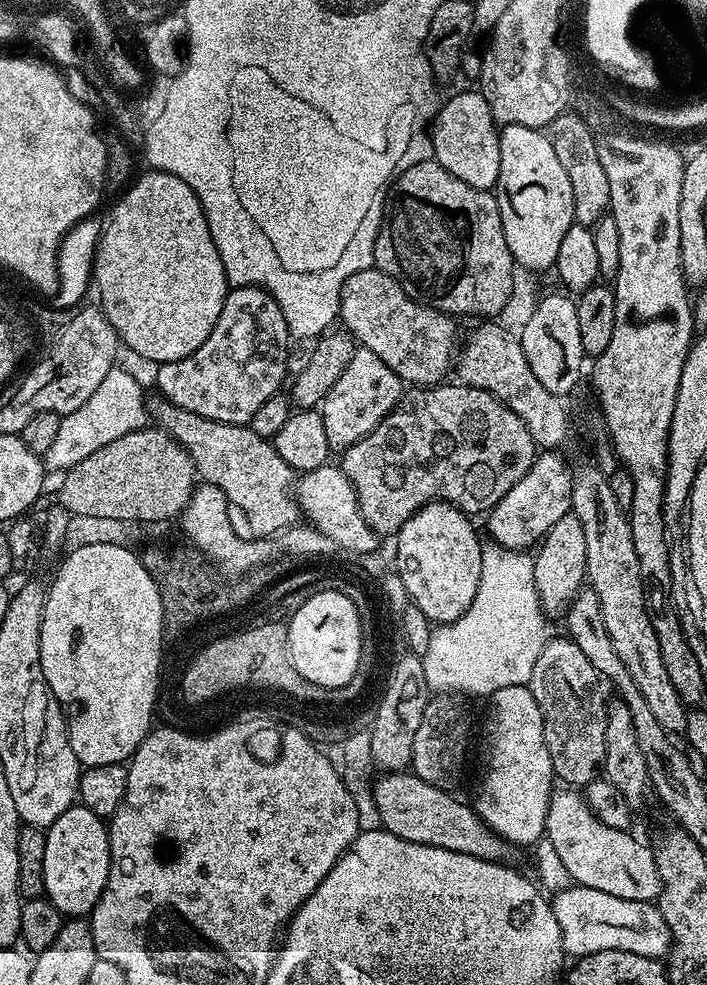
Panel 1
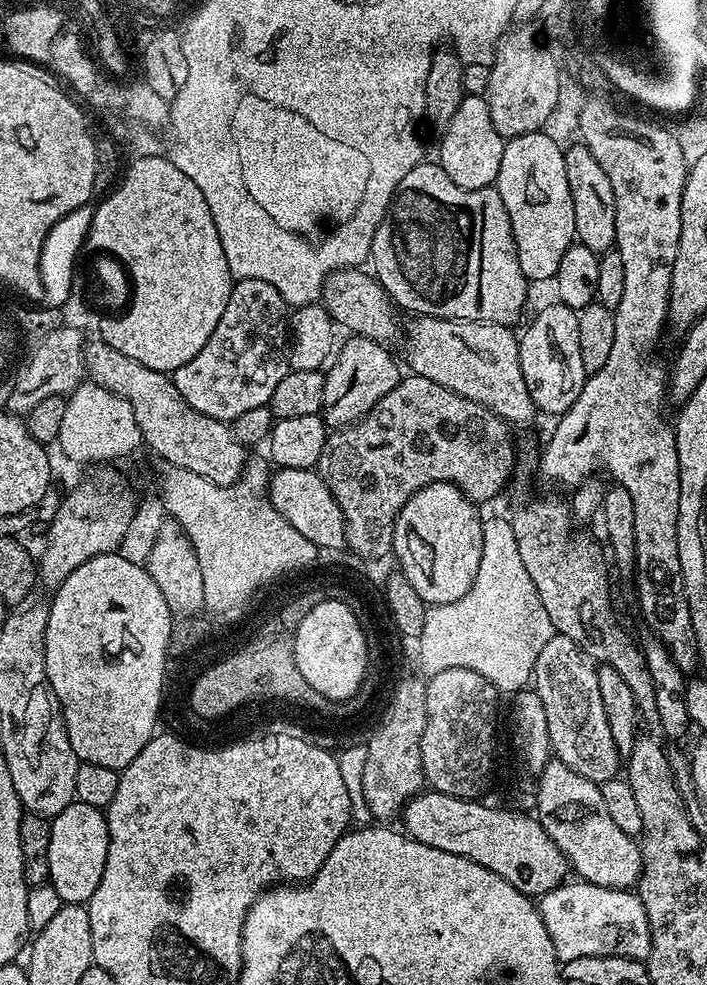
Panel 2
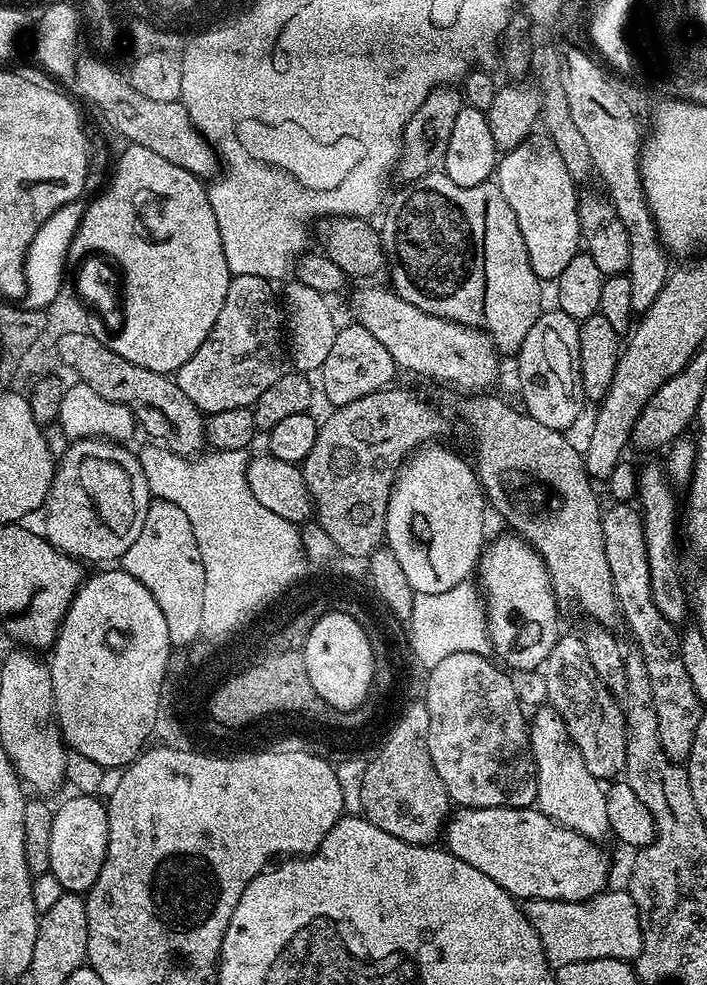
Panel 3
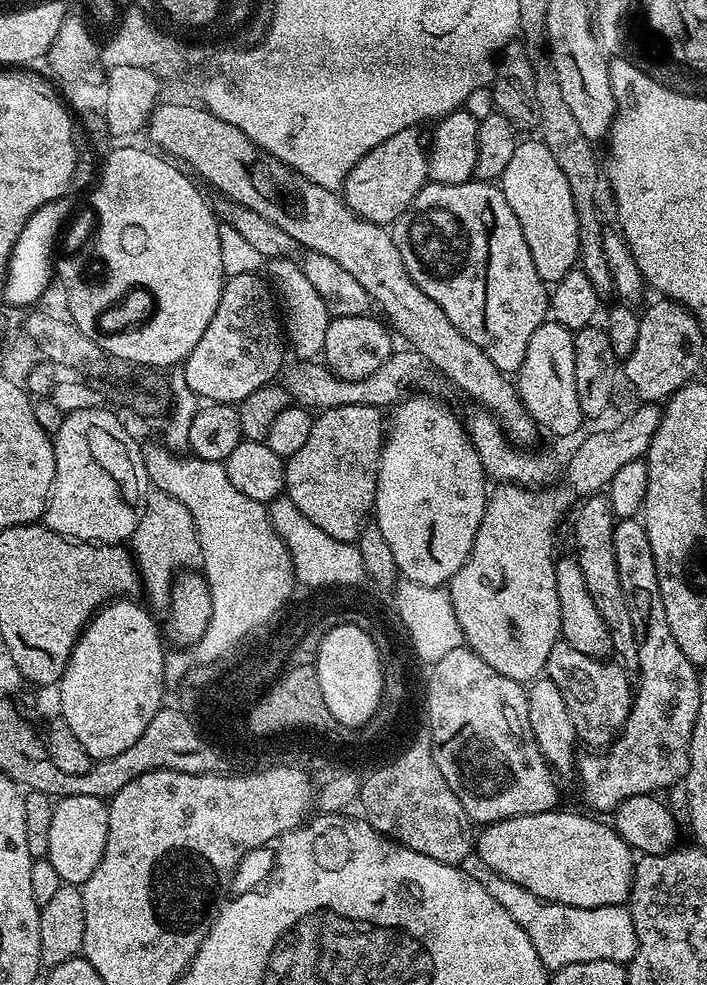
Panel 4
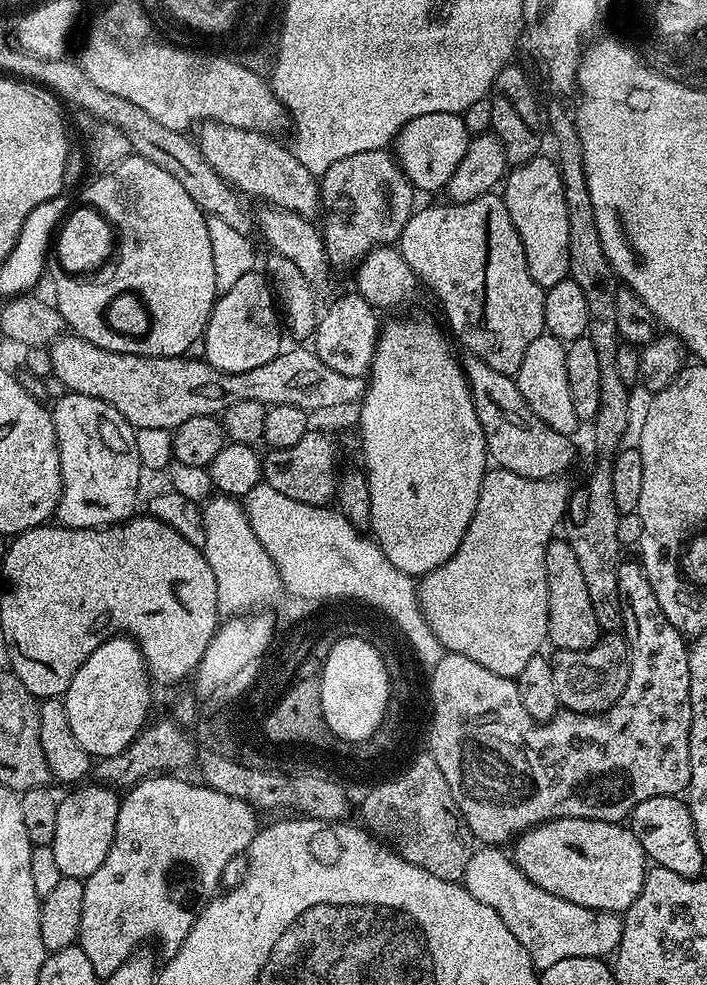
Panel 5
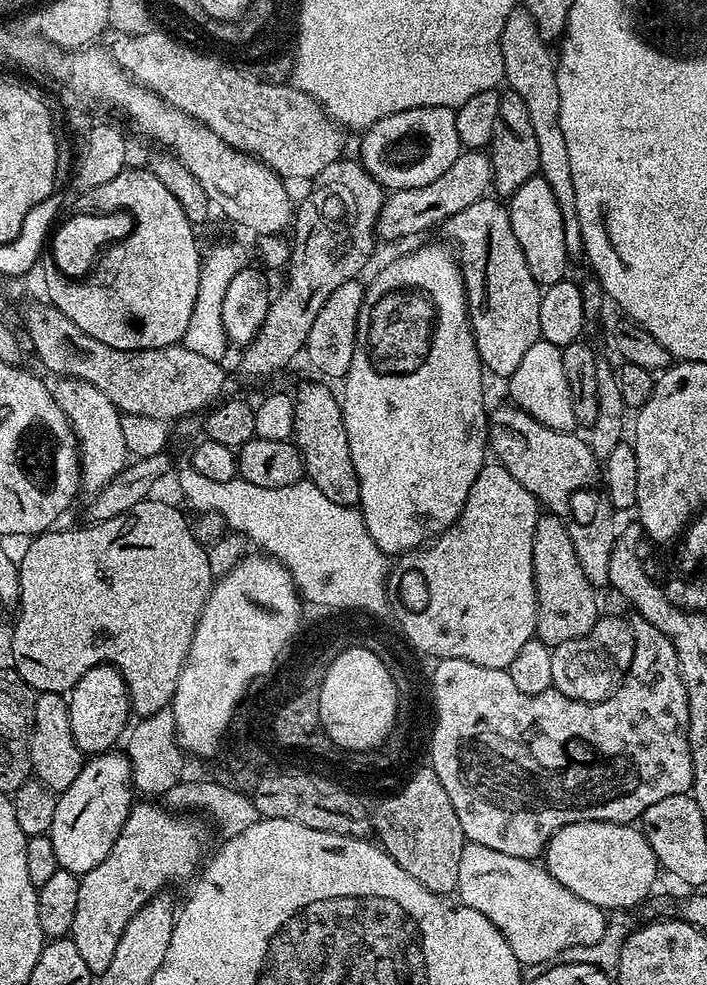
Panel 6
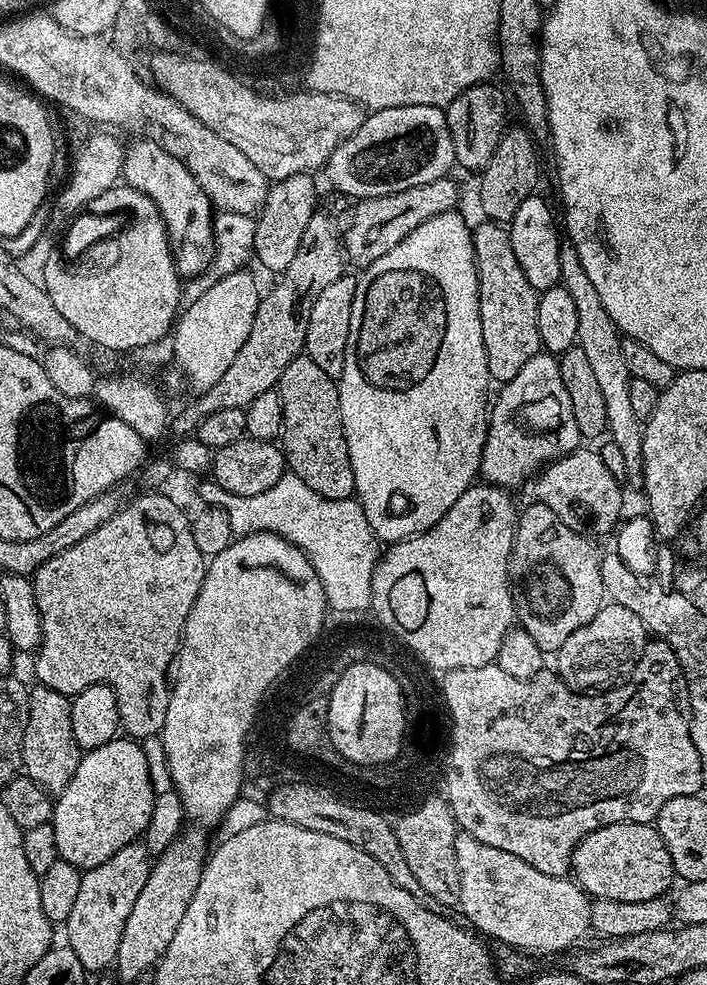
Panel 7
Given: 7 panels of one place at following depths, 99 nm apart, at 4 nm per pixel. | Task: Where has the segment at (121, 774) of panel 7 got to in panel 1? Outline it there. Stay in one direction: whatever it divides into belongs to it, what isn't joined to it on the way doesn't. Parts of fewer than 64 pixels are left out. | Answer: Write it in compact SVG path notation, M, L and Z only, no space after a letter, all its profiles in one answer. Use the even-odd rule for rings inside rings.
M83 806L67 808L57 820L49 826L45 833L46 838L46 886L44 896L55 906L61 914L68 918L84 918L91 913L110 874L110 842L108 841L108 824L94 810L86 810Z

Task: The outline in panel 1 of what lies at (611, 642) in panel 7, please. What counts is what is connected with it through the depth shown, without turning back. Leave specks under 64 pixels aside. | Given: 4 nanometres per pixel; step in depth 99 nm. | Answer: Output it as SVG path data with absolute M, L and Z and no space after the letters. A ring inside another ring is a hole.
M567 638L549 639L548 645L538 654L538 662L534 662L534 674L530 687L534 694L534 702L542 710L542 722L546 734L546 750L550 750L550 762L557 781L568 786L586 786L597 779L604 762L606 750L606 696L600 693L602 678L590 666L586 654L578 650L578 646Z

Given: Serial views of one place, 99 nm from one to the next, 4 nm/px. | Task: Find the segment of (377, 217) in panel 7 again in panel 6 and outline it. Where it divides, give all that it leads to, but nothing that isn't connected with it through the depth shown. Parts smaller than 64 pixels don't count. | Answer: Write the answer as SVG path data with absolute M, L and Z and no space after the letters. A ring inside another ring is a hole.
M464 150L446 170L446 174L434 178L426 186L397 188L385 199L376 223L376 235L381 241L404 240L416 236L427 228L443 225L454 214L474 206L474 202L485 199L492 188L492 157L484 150Z

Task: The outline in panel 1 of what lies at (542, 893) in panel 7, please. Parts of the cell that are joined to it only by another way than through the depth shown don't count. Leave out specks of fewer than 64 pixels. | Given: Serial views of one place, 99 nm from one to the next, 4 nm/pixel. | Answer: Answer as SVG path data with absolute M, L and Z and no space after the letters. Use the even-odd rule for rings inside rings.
M569 886L555 893L550 903L569 957L589 956L602 950L626 950L660 960L667 957L672 947L672 931L655 903L630 902L630 898L614 898L614 894L579 886Z

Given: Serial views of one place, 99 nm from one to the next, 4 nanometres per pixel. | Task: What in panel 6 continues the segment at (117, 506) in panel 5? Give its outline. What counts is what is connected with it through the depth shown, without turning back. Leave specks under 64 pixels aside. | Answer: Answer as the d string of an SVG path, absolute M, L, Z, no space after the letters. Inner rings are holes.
M60 378L51 385L52 397L62 410L68 422L71 435L74 437L80 454L80 483L83 491L95 494L102 491L120 471L130 462L130 453L126 446L126 438L122 434L122 415L94 386L81 380Z

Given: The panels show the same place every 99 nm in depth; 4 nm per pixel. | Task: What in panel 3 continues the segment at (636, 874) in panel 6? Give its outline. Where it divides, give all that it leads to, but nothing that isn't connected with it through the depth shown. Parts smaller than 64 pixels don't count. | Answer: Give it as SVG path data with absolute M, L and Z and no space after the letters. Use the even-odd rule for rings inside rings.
M457 807L448 817L442 833L447 851L462 862L470 862L474 870L482 870L486 878L498 882L517 901L529 900L589 900L605 891L608 884L608 860L601 845L588 840L574 830L555 824L539 808L462 808Z

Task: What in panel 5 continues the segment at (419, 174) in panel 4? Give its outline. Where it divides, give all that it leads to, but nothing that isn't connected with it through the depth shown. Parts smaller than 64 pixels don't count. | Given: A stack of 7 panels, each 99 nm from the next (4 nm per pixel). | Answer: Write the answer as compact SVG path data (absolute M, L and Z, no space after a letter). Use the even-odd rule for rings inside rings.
M383 148L350 154L334 162L334 166L330 166L330 170L326 170L319 177L319 188L319 207L322 209L322 215L324 214L324 224L322 223L324 247L327 249L328 263L336 270L348 267L351 269L359 265L360 261L375 248L395 245L414 211L412 184L404 177L404 172L396 163L395 155Z

